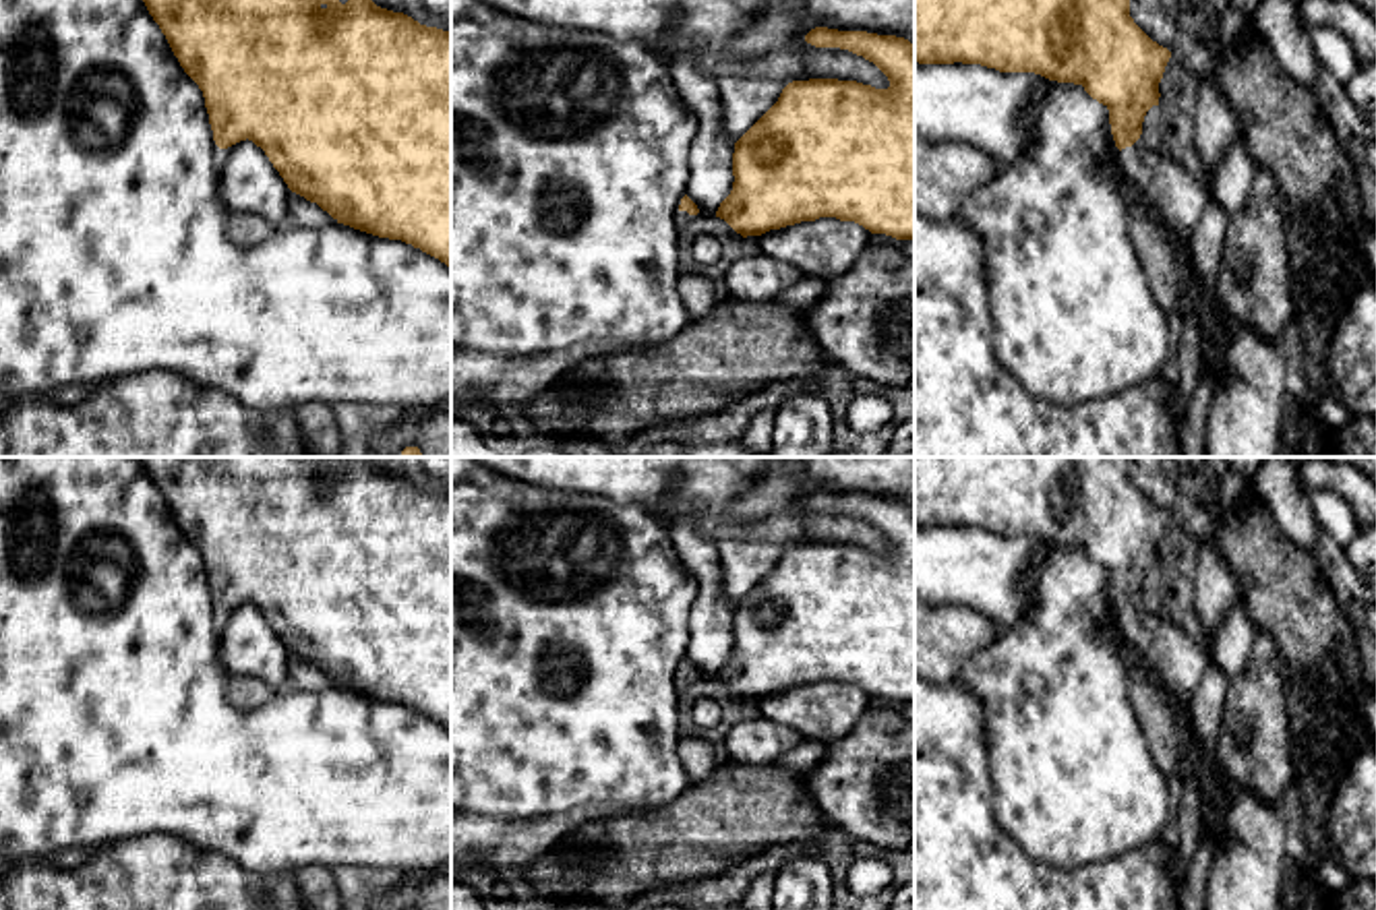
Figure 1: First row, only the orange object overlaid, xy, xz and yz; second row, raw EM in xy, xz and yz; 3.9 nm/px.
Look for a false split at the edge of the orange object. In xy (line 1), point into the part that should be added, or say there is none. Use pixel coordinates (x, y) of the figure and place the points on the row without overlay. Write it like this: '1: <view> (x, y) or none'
1: xy (220, 619)

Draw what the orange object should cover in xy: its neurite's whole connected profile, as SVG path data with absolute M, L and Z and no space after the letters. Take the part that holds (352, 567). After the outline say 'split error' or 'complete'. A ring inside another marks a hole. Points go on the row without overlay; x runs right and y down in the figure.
M134 457L166 498L184 536L205 560L213 604L217 608L217 637L226 627L226 612L252 604L265 614L288 651L317 666L337 687L354 693L401 703L439 722L451 732L451 496L426 490L403 476L377 469L368 459L354 459L346 467L339 457Z | split error

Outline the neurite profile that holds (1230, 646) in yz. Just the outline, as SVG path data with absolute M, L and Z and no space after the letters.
M1239 598L1223 616L1219 629L1204 637L1206 664L1217 666L1229 680L1235 678L1246 668L1256 635L1250 608Z

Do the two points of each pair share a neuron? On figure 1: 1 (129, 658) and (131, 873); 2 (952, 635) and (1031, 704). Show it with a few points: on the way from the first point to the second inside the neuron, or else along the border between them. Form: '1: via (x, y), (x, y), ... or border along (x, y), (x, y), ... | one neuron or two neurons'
1: border along (181, 838), (137, 834), (104, 846) | two neurons
2: border along (1000, 629), (952, 681) | two neurons

